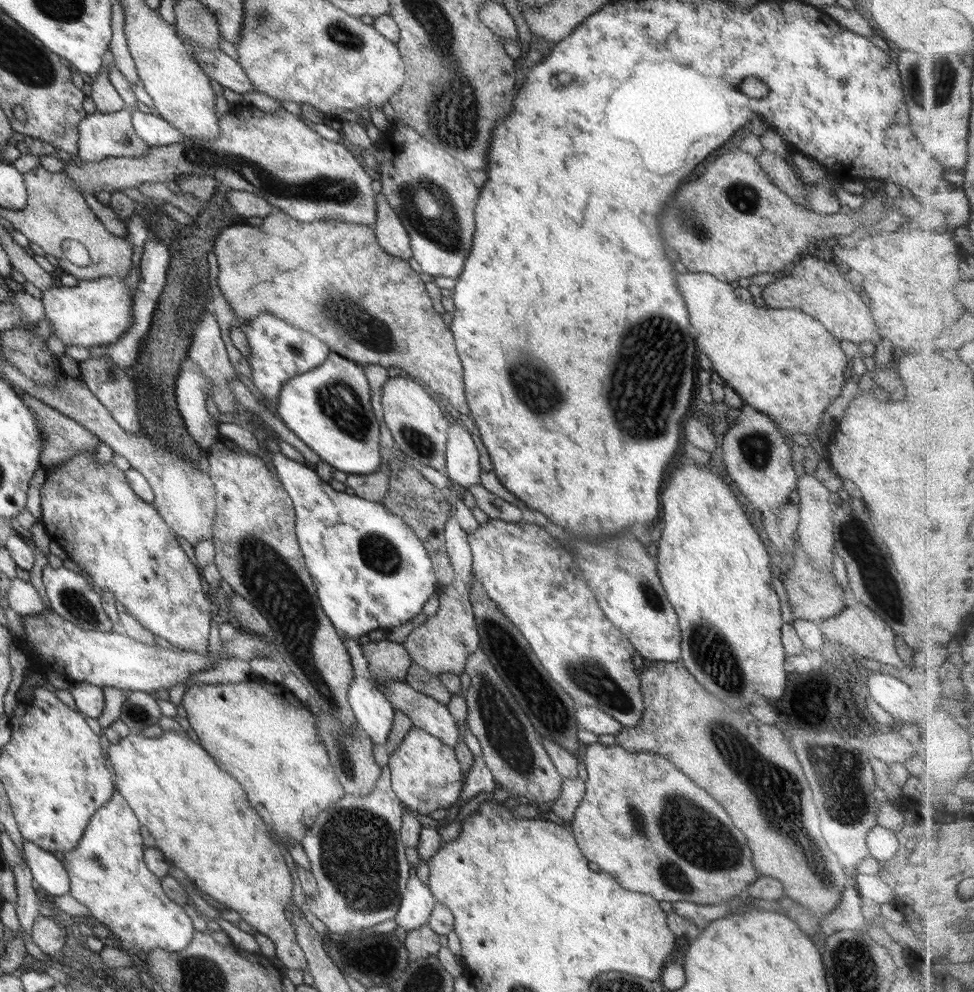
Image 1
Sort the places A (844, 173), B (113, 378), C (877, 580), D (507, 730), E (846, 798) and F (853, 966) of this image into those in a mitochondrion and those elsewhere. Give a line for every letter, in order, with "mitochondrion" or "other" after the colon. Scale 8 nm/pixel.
A: other
B: mitochondrion
C: mitochondrion
D: mitochondrion
E: mitochondrion
F: mitochondrion

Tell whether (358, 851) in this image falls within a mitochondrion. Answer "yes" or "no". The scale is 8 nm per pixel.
yes

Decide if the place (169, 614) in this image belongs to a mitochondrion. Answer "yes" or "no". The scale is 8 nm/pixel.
no

